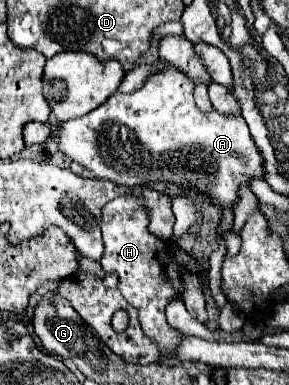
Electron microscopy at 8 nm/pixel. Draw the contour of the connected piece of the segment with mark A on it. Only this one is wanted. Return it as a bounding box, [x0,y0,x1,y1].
[51,64,263,206]

